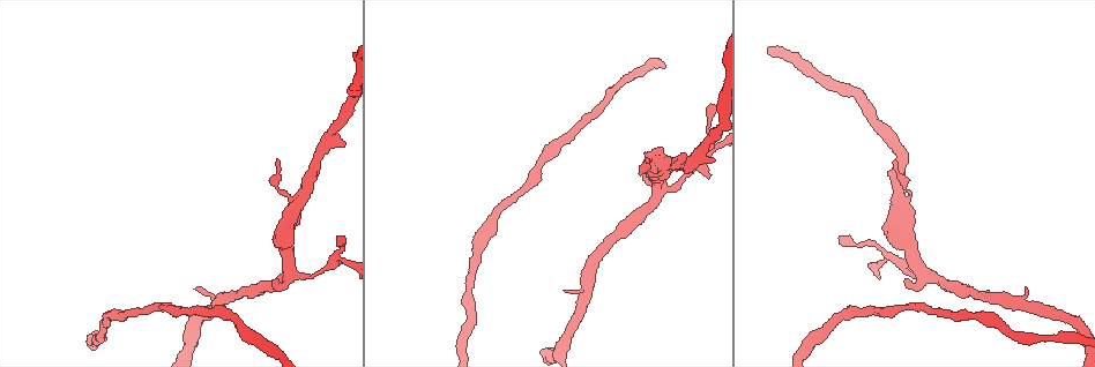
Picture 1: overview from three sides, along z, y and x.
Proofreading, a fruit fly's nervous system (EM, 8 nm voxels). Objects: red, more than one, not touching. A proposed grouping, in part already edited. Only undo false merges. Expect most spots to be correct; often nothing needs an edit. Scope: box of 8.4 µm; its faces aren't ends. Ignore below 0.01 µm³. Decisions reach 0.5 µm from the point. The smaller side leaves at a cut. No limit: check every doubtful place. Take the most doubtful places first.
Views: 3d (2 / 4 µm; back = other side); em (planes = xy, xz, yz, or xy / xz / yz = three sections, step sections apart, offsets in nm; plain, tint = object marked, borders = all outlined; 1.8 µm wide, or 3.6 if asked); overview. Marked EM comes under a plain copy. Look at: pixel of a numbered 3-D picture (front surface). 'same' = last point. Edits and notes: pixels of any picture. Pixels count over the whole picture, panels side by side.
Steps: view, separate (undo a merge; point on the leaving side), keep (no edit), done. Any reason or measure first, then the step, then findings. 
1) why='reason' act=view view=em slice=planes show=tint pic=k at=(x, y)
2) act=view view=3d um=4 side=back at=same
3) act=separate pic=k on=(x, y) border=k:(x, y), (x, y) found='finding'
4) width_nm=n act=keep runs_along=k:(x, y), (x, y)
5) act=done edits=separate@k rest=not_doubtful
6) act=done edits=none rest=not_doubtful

why='three-way junction' act=view view=em slice=planes show=borders pic=1 at=(889, 256)

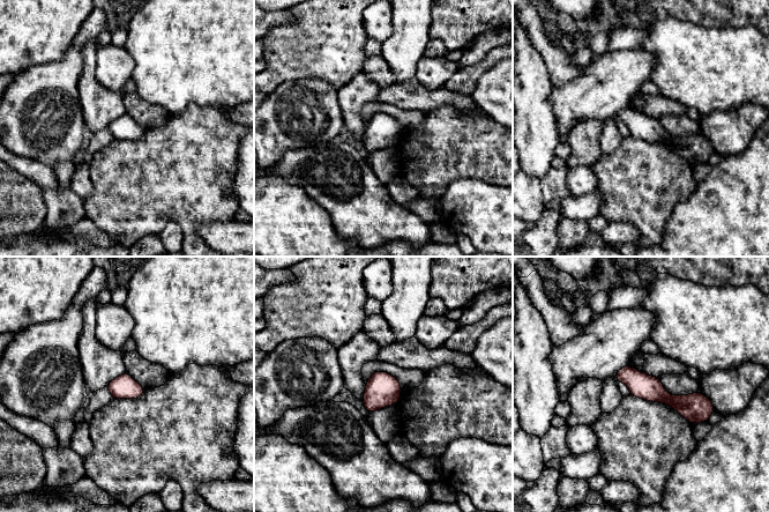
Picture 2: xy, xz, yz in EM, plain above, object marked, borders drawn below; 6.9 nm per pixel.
width_nm=160 act=keep found='continuous, no second cell'

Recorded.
why='three-way junction' act=view view=em slice=planes show=tint pic=1 at=(925, 273)

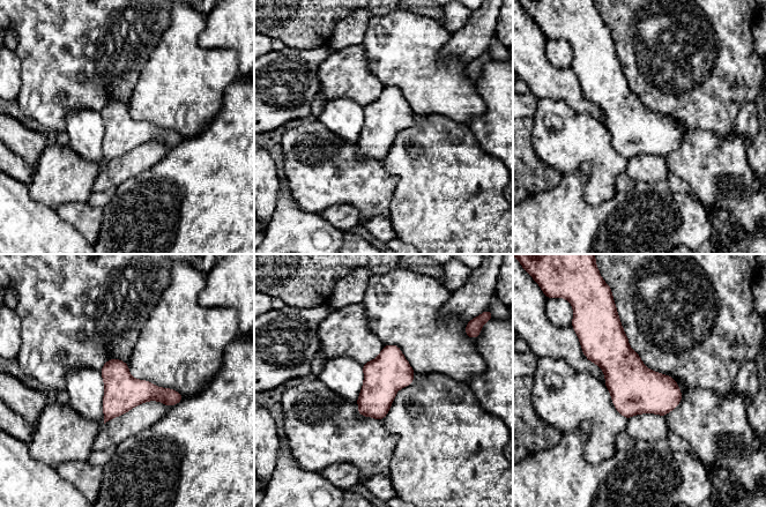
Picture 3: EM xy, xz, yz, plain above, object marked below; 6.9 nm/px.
act=keep found='continuous, no second cell'

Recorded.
why='branch point' act=view view=em slice=xz step=8 show=tint pic=1 at=(295, 208)

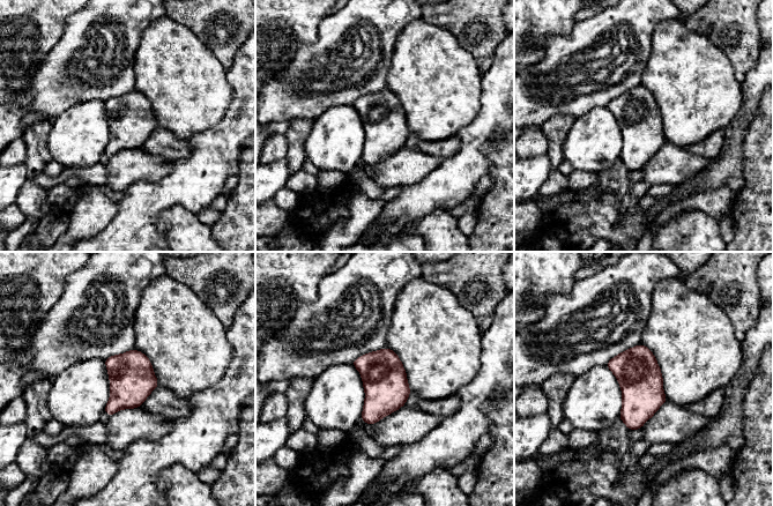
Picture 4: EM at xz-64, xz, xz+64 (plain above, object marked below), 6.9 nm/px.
act=keep found='all the same cell'

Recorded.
act=done edits=none rest=not_doubtful

